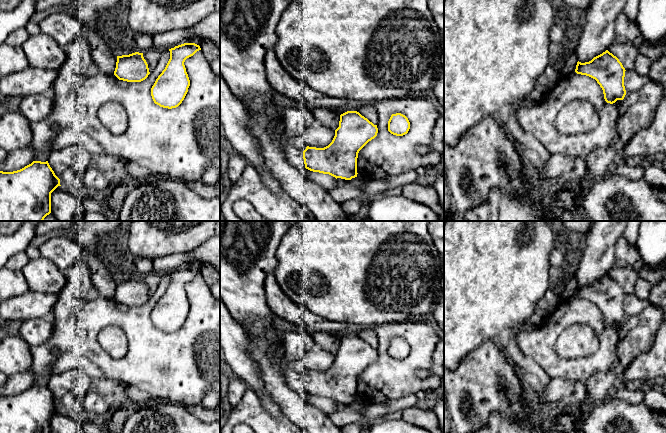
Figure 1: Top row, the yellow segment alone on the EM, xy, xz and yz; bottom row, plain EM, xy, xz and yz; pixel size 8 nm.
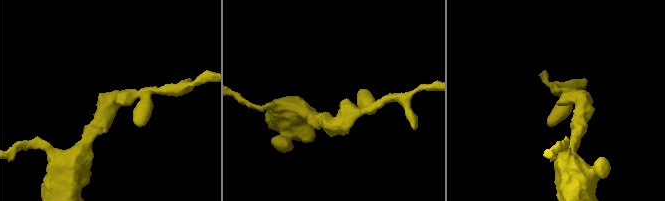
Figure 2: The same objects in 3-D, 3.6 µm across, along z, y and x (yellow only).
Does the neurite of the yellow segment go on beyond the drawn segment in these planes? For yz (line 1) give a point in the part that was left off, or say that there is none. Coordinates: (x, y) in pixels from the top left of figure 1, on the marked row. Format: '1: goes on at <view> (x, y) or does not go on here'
1: does not go on here

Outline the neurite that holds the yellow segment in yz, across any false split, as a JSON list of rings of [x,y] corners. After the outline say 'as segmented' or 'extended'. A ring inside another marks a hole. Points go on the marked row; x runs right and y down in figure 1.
[[[608,50],[589,62],[578,61],[575,69],[577,74],[595,79],[603,90],[605,101],[610,104],[623,100],[626,95],[625,71],[619,59]]] | as segmented

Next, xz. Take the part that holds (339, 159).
[[[220,0],[220,74],[229,86],[233,95],[250,109],[260,109],[264,106],[271,106],[276,112],[277,120],[269,124],[268,132],[275,135],[275,139],[282,147],[286,159],[298,170],[308,169],[313,172],[329,174],[333,177],[351,180],[357,177],[357,158],[359,151],[372,139],[377,136],[378,128],[367,118],[357,111],[347,111],[340,115],[339,127],[335,130],[332,142],[324,148],[307,146],[304,151],[292,146],[284,133],[284,124],[281,118],[281,108],[275,103],[271,86],[266,79],[264,57],[268,50],[273,49],[278,37],[275,33],[276,26],[292,0]]] | extended

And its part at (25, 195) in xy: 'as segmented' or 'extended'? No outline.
as segmented

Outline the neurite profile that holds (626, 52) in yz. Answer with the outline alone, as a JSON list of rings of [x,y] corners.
[[[618,41],[610,45],[608,51],[619,59],[625,70],[634,69],[638,49],[633,43]]]

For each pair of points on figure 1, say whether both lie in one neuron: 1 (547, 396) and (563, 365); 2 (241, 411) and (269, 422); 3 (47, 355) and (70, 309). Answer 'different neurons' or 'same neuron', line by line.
1: different neurons
2: same neuron
3: same neuron

